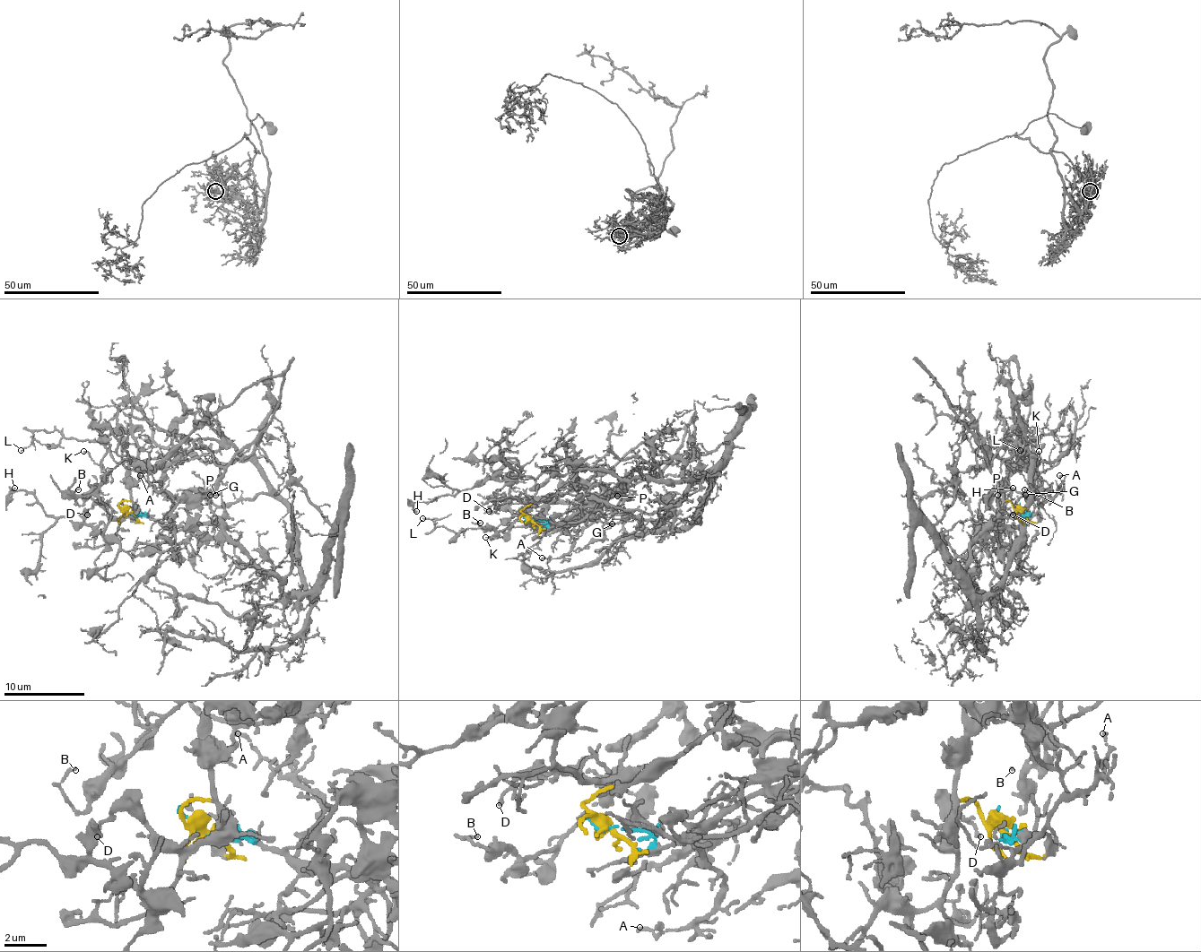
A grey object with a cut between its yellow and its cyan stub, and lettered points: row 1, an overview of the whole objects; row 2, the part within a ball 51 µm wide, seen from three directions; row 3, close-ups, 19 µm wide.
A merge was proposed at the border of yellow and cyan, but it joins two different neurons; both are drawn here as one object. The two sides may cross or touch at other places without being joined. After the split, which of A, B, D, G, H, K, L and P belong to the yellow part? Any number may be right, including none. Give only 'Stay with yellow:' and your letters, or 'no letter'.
Stay with yellow: B, D, H, K, L

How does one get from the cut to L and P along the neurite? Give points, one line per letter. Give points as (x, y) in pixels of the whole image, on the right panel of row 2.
L: (1020, 511), (1004, 499), (1005, 467), (1016, 463), (1032, 472), (1026, 442), (1034, 430), (1028, 430), (1020, 451)
P: (1022, 511), (1022, 515), (1028, 517), (1018, 525), (1004, 525), (996, 519), (997, 495)

